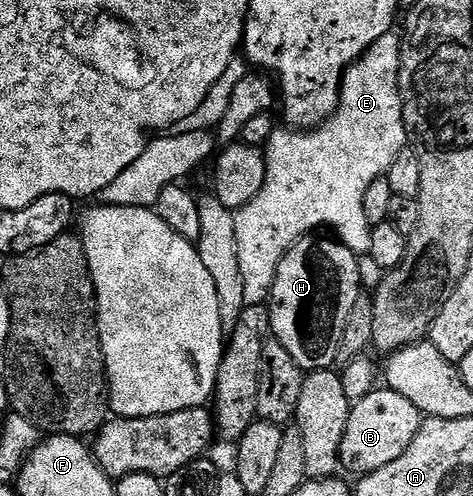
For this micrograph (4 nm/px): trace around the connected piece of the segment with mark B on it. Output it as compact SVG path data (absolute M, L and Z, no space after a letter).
M387 387L373 389L366 399L352 406L346 423L346 435L342 435L341 466L355 475L363 475L378 471L378 467L386 467L386 463L394 463L394 459L400 458L402 451L414 443L421 420L418 407L414 407L410 399L398 395L398 391Z

